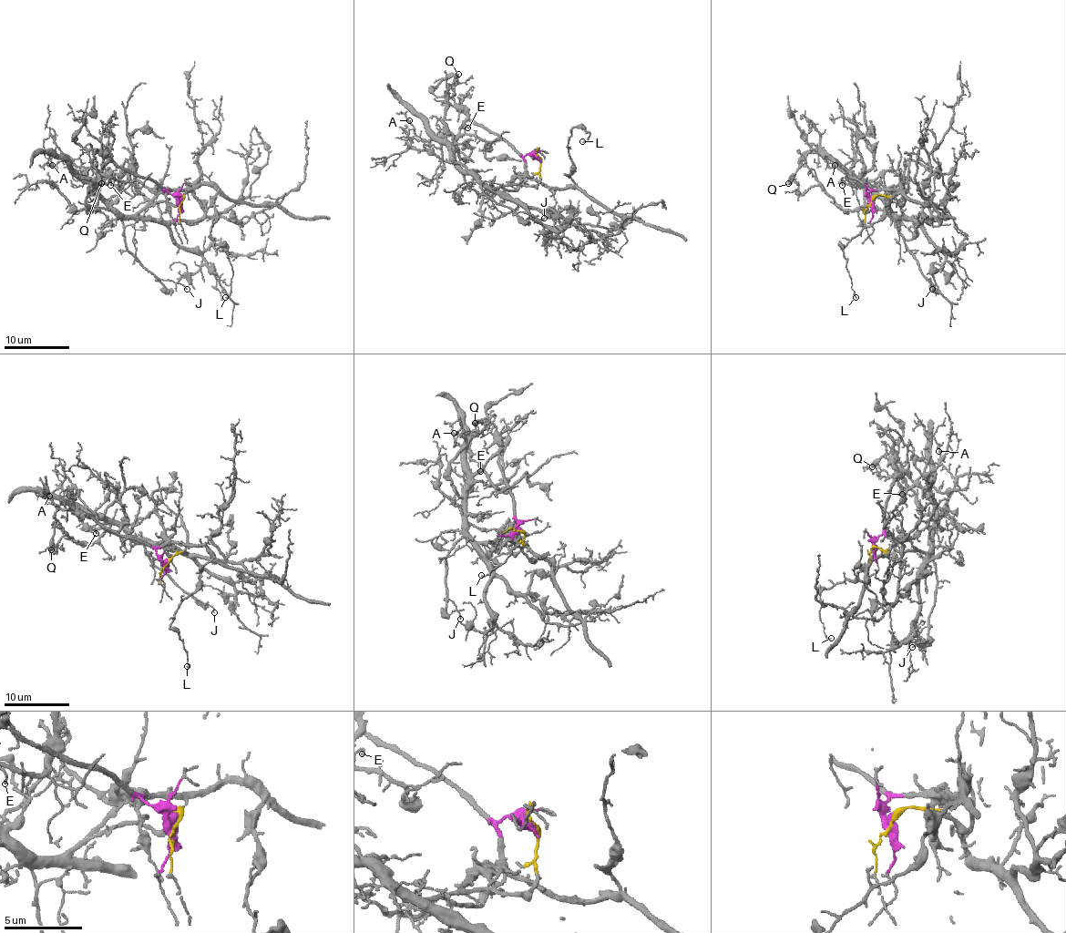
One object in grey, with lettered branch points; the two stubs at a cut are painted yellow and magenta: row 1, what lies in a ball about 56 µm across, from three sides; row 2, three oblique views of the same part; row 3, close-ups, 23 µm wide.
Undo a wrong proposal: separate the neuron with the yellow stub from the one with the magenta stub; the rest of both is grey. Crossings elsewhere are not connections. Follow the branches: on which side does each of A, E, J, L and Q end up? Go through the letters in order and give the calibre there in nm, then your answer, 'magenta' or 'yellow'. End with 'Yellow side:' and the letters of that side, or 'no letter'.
A: 140 nm thick; yellow
E: 130 nm thick; yellow
J: 110 nm thick; yellow
L: 100 nm thick; magenta
Q: 480 nm thick; magenta
Yellow side: A, E, J

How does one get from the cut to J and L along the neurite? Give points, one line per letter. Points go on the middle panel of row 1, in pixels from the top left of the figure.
J: (538, 157), (539, 178), (537, 184), (486, 188), (479, 184), (483, 190), (500, 205), (545, 219)
L: (538, 157), (525, 157), (525, 171), (548, 186), (568, 188), (572, 129), (589, 134), (582, 142)

